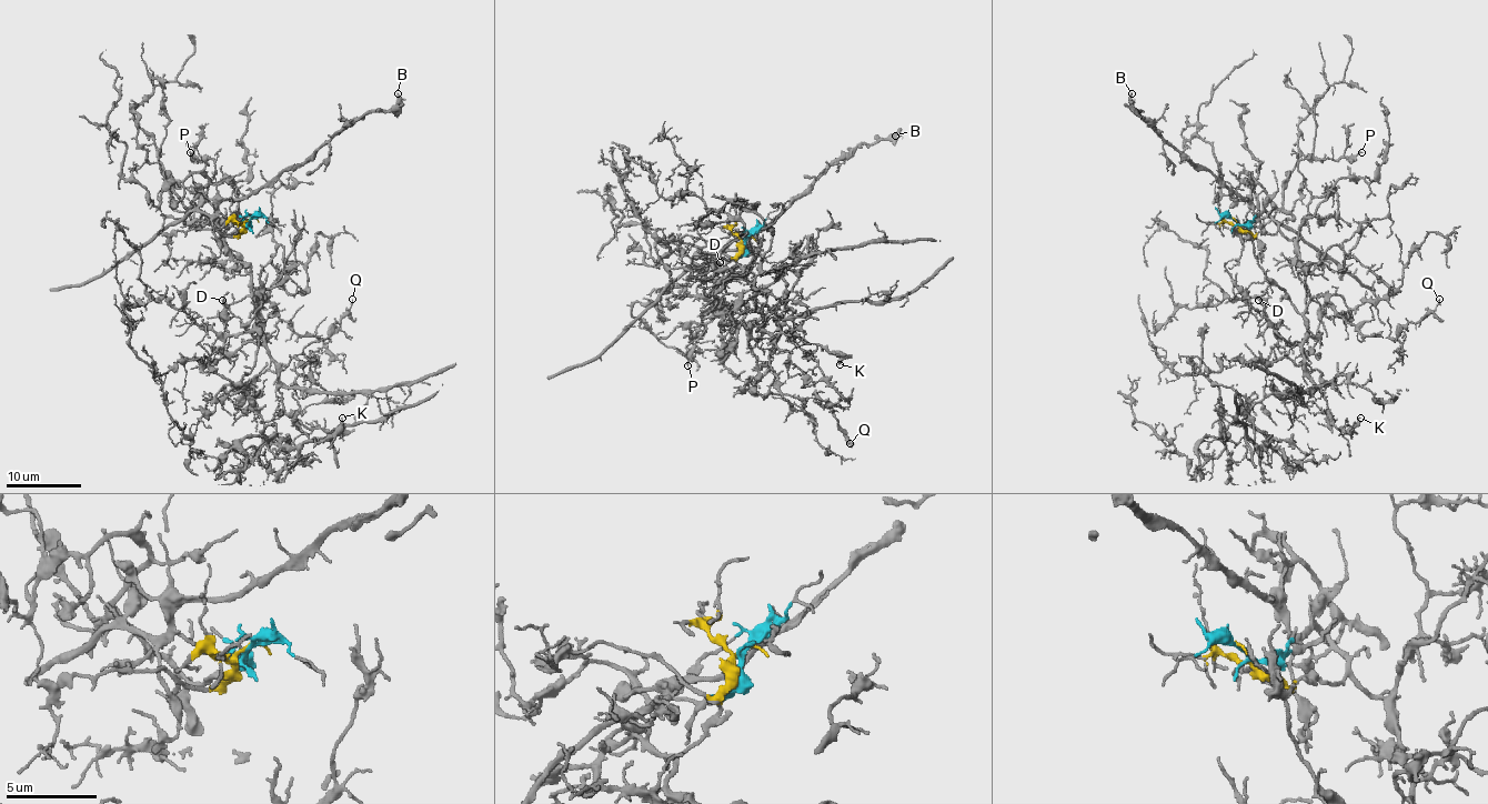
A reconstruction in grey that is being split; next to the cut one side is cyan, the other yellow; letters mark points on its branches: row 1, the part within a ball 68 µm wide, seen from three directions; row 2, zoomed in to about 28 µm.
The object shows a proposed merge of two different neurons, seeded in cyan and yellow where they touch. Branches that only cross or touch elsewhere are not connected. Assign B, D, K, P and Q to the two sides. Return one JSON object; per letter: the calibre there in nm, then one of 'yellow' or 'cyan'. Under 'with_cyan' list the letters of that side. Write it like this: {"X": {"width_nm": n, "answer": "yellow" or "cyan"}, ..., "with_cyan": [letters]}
{"B": {"width_nm": 190, "answer": "cyan"}, "D": {"width_nm": 150, "answer": "yellow"}, "K": {"width_nm": 190, "answer": "yellow"}, "P": {"width_nm": 150, "answer": "yellow"}, "Q": {"width_nm": 120, "answer": "yellow"}, "with_cyan": ["B"]}

